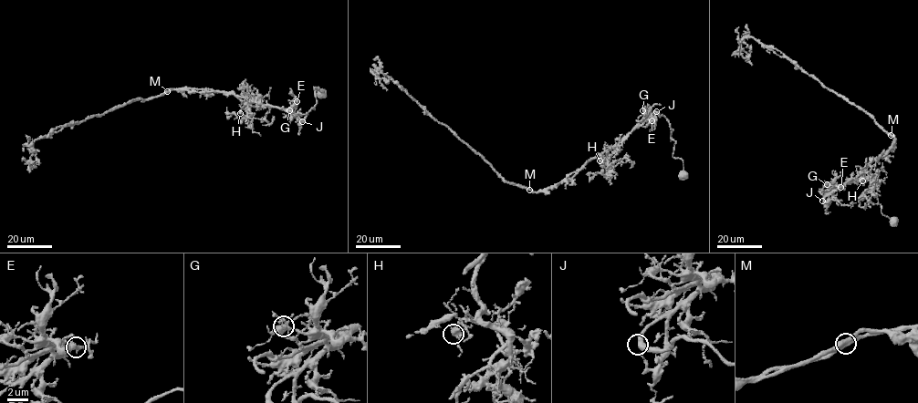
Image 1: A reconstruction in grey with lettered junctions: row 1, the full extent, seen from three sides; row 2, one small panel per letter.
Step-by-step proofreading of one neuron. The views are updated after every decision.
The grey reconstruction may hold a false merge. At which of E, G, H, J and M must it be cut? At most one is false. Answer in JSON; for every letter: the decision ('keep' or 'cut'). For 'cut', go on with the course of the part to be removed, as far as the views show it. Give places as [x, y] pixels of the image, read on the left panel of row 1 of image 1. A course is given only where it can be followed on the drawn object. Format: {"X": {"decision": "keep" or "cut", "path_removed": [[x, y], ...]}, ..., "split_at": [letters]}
{"E": {"decision": "keep"}, "G": {"decision": "keep"}, "H": {"decision": "keep"}, "J": {"decision": "keep"}, "M": {"decision": "cut", "path_removed": [[167, 91], [137, 99], [34, 140], [29, 148], [32, 152], [28, 167], [36, 167]]}, "split_at": ["M"]}

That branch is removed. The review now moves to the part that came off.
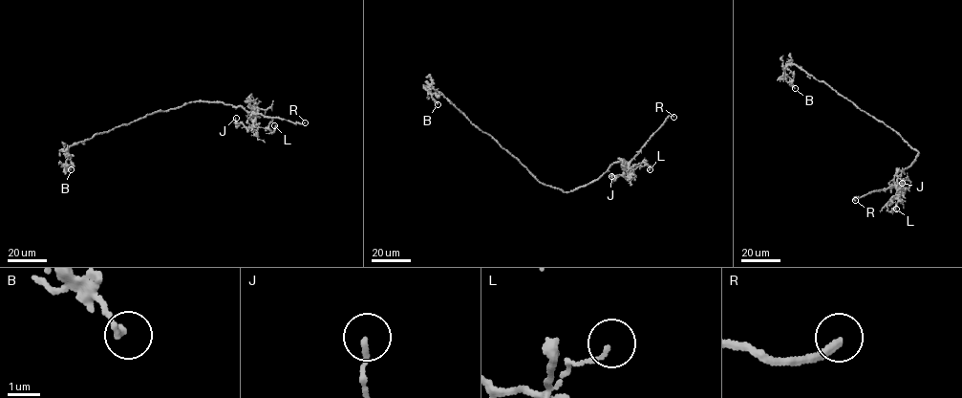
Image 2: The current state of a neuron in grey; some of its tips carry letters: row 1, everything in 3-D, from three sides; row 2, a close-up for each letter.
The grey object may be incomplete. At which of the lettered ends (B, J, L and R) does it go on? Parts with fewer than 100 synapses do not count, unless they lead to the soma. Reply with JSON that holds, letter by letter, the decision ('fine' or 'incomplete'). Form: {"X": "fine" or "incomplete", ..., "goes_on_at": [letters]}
{"B": "fine", "J": "fine", "L": "fine", "R": "incomplete", "goes_on_at": ["R"]}

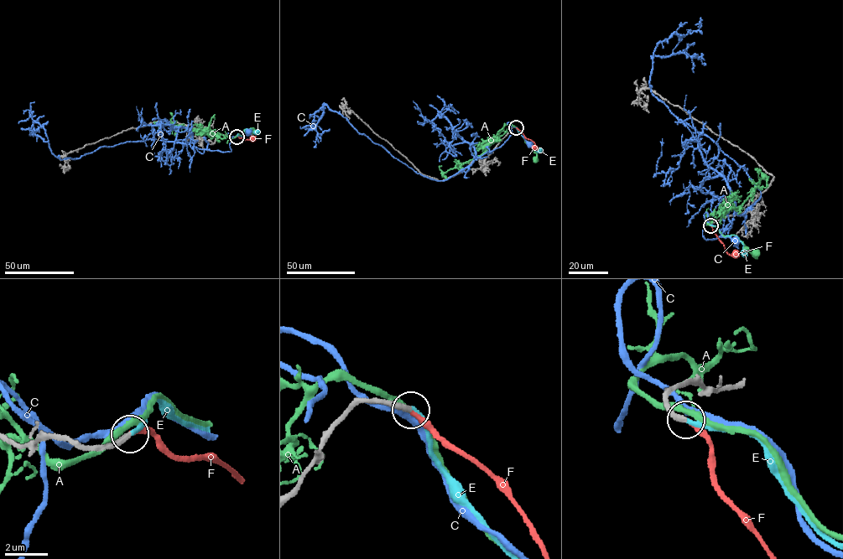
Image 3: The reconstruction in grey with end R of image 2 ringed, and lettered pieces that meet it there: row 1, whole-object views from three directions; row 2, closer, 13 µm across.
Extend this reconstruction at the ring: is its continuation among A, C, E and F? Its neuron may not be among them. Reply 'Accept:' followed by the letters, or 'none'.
Accept: E

